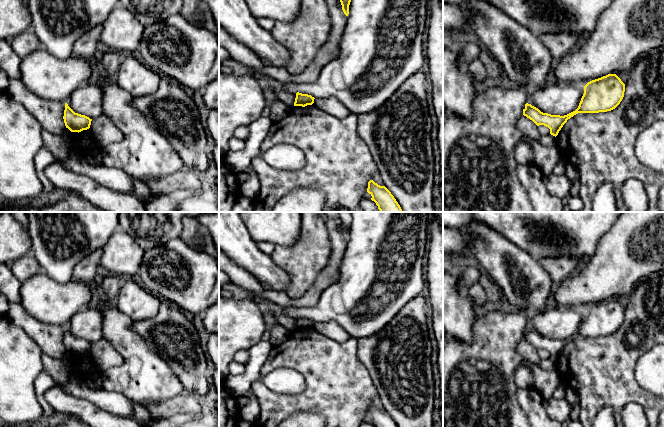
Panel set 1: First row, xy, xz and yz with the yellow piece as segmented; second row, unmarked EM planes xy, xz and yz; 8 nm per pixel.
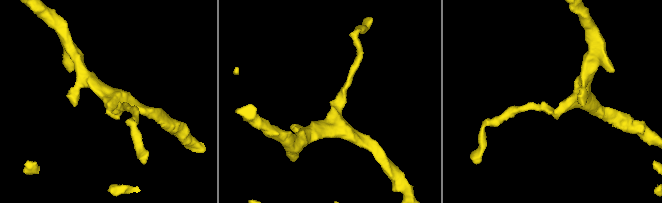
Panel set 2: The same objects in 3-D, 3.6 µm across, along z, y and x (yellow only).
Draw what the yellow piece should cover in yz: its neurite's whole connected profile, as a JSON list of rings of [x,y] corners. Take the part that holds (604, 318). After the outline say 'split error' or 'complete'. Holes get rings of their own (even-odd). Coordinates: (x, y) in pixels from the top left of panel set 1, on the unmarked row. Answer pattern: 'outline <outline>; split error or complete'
outline [[[608,298],[588,306],[584,310],[584,318],[581,322],[578,332],[567,339],[560,340],[543,337],[538,332],[528,327],[525,328],[523,339],[532,344],[537,350],[544,349],[548,351],[550,353],[550,358],[556,361],[567,344],[578,337],[599,337],[615,333],[622,325],[624,316],[625,308],[621,305],[621,303],[616,298]]]; complete

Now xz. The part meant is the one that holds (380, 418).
outline [[[373,404],[368,406],[367,416],[372,420],[371,424],[375,427],[398,427],[385,410],[380,410]]]; complete

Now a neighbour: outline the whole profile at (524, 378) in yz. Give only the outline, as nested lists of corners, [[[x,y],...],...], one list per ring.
[[[518,366],[515,371],[515,382],[518,388],[534,387],[534,377],[532,371],[527,366]]]

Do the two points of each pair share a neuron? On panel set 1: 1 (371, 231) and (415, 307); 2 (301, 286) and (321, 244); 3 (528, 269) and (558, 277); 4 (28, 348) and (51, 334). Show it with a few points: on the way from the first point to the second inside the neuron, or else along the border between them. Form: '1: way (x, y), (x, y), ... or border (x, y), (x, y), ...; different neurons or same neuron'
1: border (418, 294), (411, 298), (394, 315); different neurons
2: way (302, 276), (302, 263), (311, 254); same neuron
3: border (538, 260), (555, 285); different neurons
4: border (19, 327), (42, 351); different neurons

